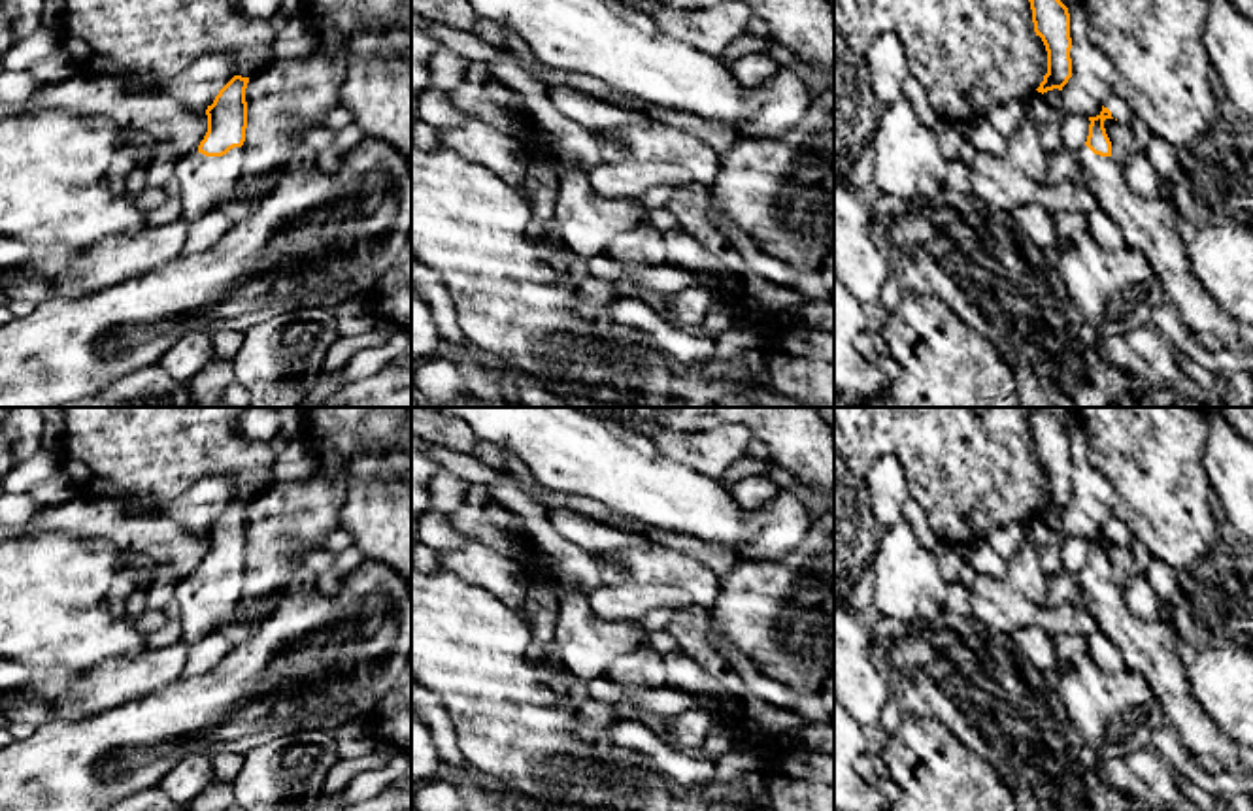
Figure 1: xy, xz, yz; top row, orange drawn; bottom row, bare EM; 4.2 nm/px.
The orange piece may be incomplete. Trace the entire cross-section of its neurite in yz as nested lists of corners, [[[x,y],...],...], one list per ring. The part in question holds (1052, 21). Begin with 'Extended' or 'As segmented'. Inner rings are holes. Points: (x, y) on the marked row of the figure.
As segmented. [[[1028,0],[1036,36],[1042,38],[1047,51],[1047,74],[1036,89],[1047,92],[1062,87],[1072,77],[1072,38],[1070,13],[1061,0]]]

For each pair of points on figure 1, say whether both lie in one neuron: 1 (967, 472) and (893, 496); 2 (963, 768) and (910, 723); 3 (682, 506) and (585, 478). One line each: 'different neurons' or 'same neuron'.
1: different neurons
2: same neuron
3: same neuron

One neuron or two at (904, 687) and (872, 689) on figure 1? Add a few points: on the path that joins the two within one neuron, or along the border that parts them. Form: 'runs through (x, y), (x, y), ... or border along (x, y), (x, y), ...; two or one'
border along (872, 647), (870, 661), (887, 683), (891, 696); two

